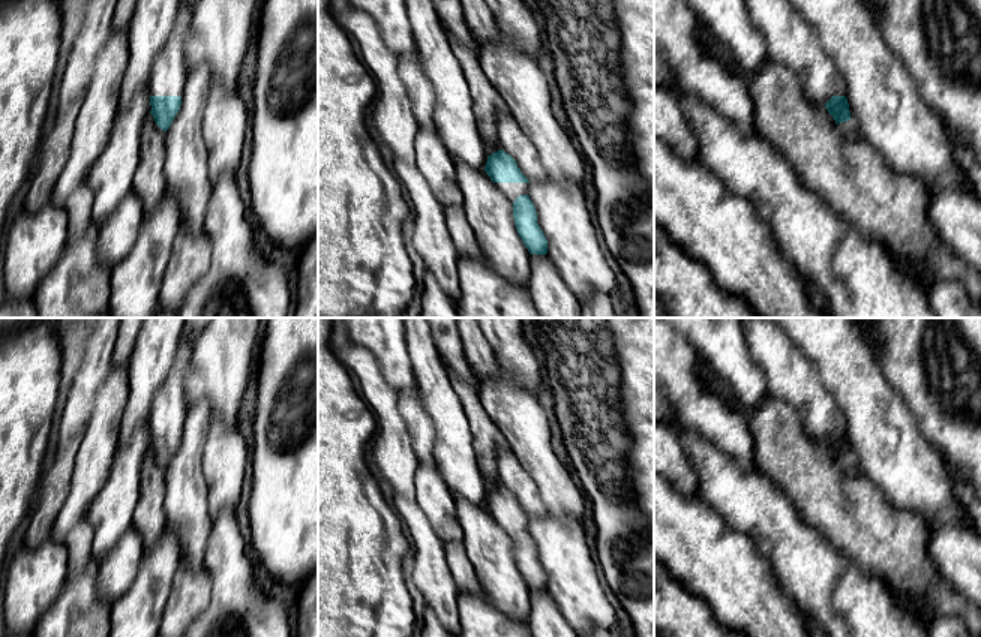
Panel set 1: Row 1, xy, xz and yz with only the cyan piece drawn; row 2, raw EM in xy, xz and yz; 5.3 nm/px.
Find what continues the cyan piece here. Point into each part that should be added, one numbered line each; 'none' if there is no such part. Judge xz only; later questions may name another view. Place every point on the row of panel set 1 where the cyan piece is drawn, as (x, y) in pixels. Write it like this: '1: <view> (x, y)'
1: xz (512, 191)

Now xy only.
1: xy (168, 75)

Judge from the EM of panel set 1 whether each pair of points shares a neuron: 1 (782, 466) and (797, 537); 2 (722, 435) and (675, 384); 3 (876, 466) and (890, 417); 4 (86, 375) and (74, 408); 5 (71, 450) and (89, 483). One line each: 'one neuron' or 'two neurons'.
1: two neurons
2: one neuron
3: one neuron
4: one neuron
5: two neurons

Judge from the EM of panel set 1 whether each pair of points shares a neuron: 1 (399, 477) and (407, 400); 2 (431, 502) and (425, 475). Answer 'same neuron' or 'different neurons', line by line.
1: different neurons
2: same neuron

